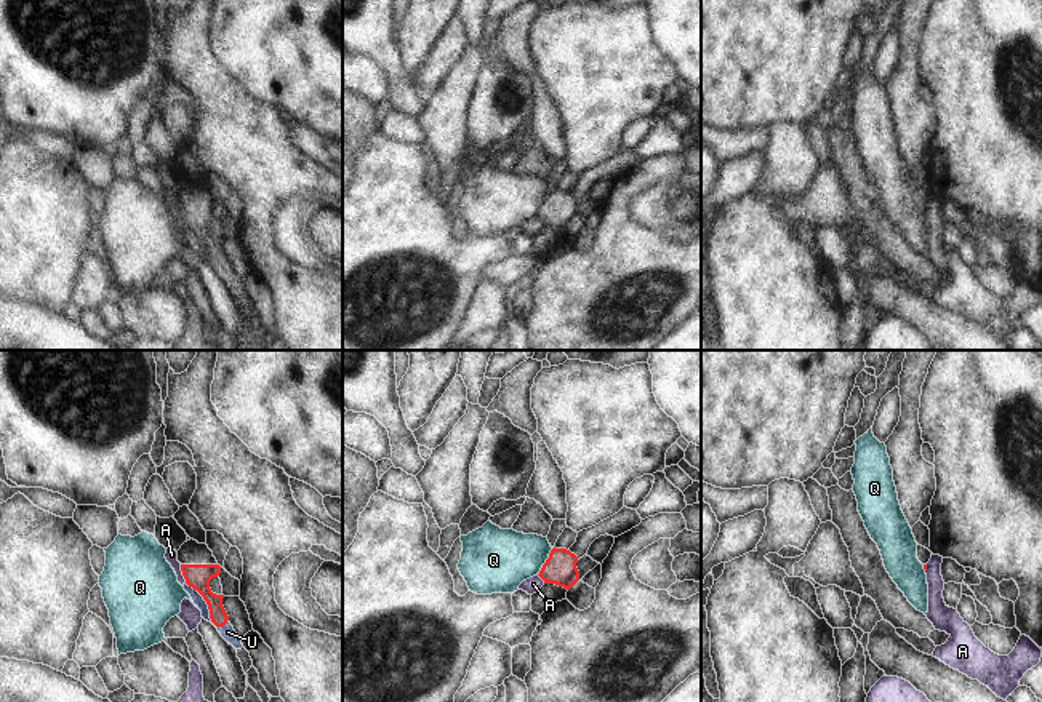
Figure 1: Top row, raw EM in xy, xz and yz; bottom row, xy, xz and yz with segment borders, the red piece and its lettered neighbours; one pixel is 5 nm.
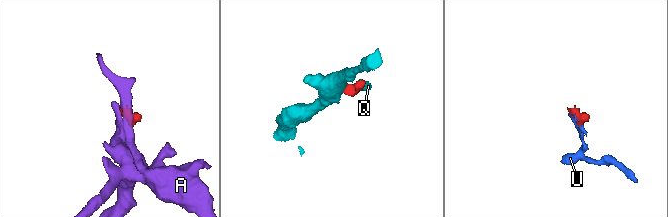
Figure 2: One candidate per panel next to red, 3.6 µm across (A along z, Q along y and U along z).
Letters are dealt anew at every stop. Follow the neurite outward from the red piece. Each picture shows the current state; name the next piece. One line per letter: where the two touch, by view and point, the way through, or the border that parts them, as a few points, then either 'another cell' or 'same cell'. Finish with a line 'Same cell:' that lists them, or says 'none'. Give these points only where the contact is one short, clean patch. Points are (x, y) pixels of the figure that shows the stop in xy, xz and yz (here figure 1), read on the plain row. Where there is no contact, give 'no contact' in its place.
A: xy (183, 215) | along xy (180, 207), (186, 223) | another cell
Q: xz (546, 203) | another cell
U: xy (208, 248) | across xy (197, 218), (197, 229), (208, 248), (212, 263), (228, 274) | same cell
Same cell: U

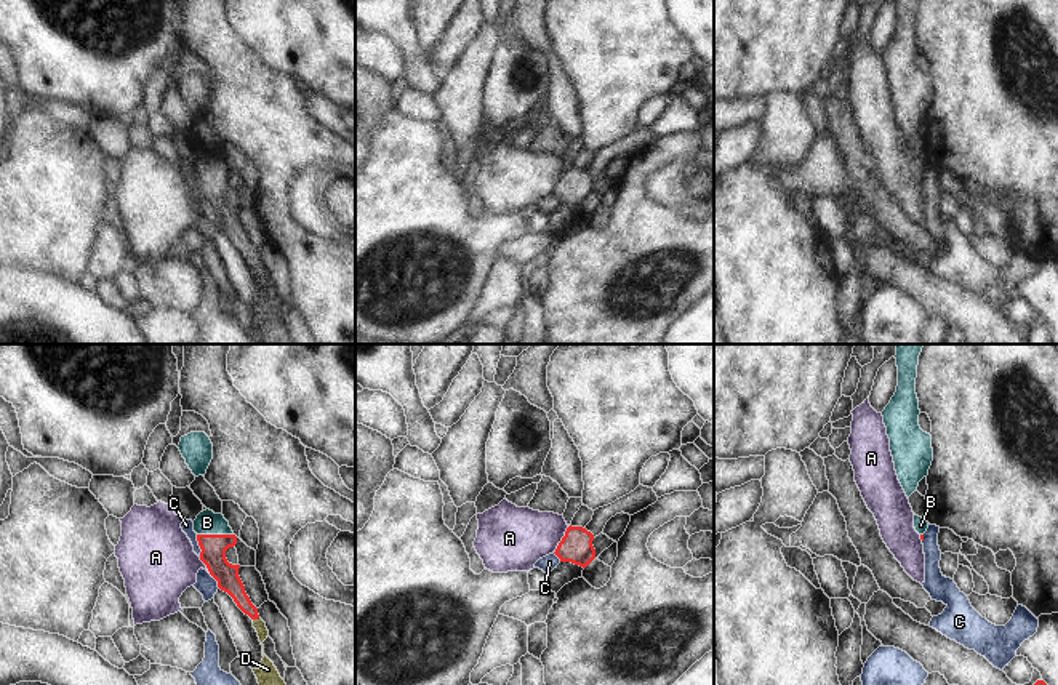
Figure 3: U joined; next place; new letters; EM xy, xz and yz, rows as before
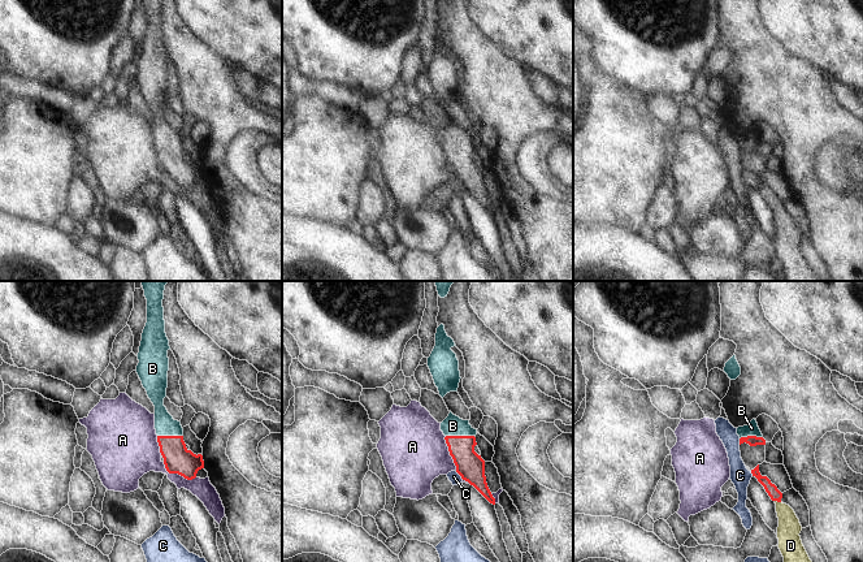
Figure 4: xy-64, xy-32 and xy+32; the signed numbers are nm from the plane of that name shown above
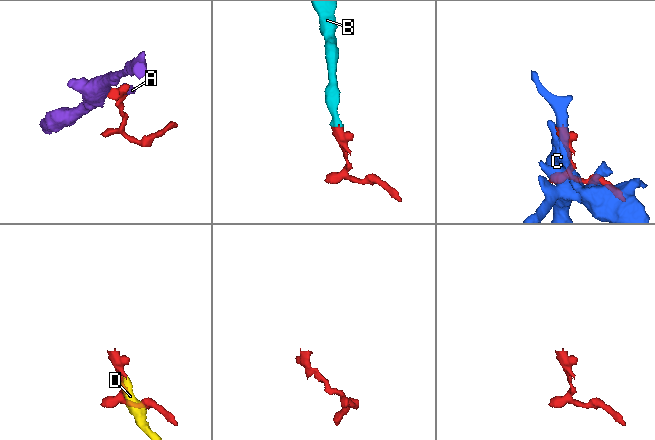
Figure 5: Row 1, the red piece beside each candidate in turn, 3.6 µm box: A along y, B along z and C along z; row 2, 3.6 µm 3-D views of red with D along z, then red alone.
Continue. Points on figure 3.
A: xz (562, 181) | along xz (569, 168), (554, 194) | another cell
B: xy (215, 176) | same cell
C: xy (199, 186) | along xy (196, 176), (200, 197) | another cell
D: xy (255, 260) | across xy (228, 220), (255, 260), (261, 271), (268, 308) | same cell
Same cell: B, D

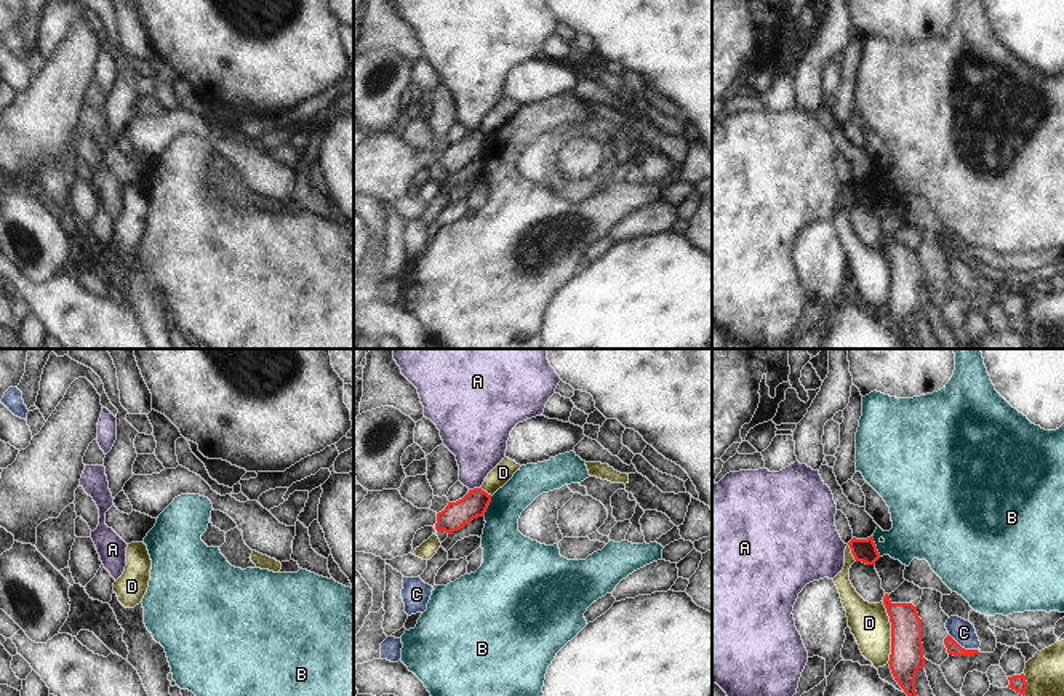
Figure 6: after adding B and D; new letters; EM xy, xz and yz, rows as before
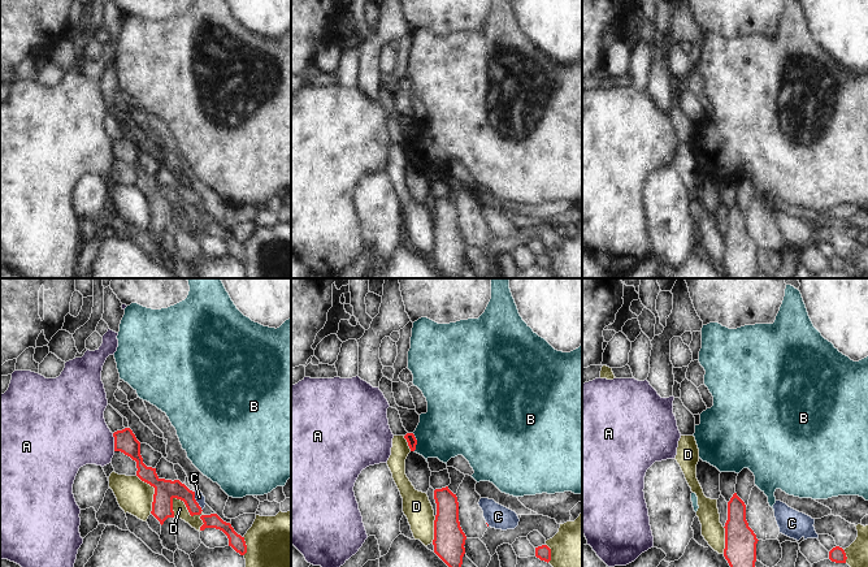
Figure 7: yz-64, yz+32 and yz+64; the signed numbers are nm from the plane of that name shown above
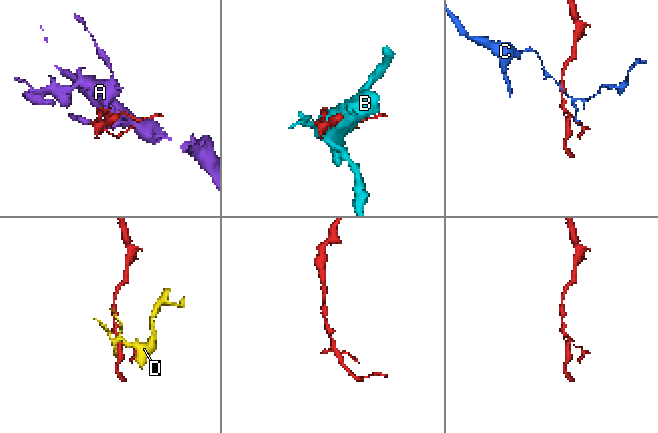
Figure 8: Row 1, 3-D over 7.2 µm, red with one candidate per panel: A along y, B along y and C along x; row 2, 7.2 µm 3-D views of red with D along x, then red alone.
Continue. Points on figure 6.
A: xz (474, 130) | along xz (480, 128), (469, 132) | another cell
B: xz (487, 148) | another cell
C: yz (964, 290) | along yz (949, 276), (962, 288), (980, 293) | another cell
D: yz (892, 274) | another cell
Same cell: none

